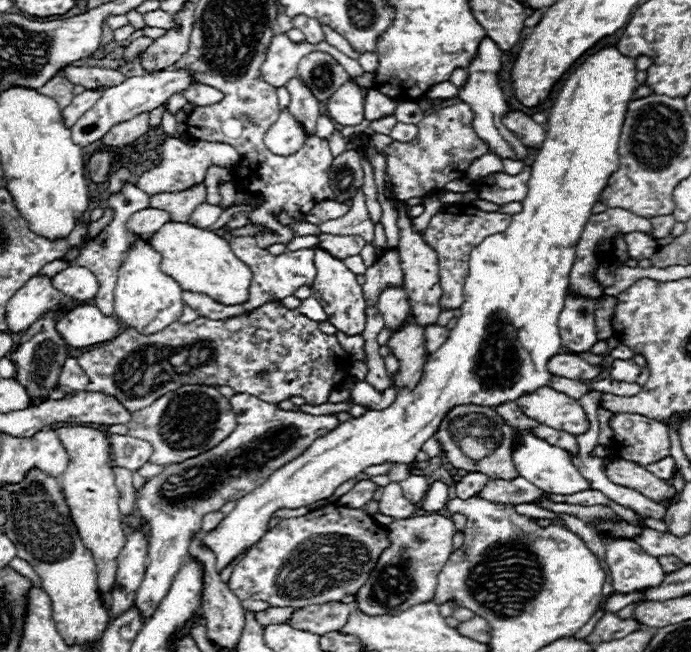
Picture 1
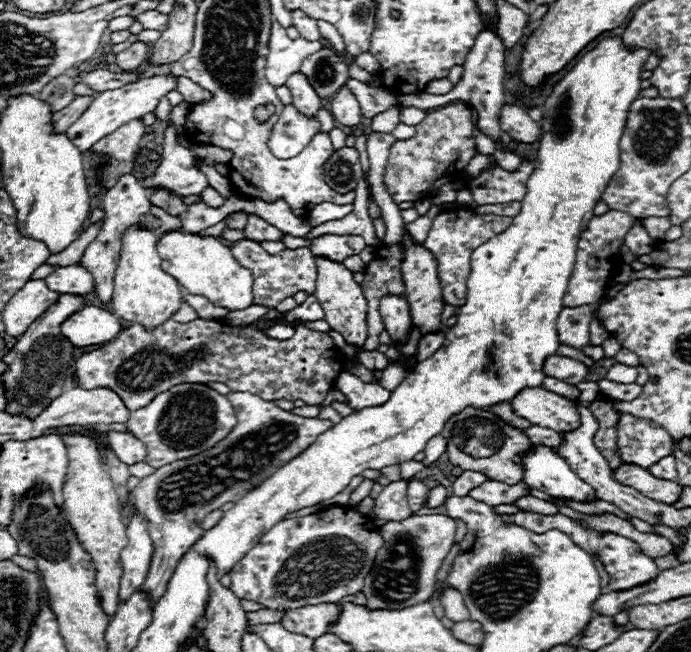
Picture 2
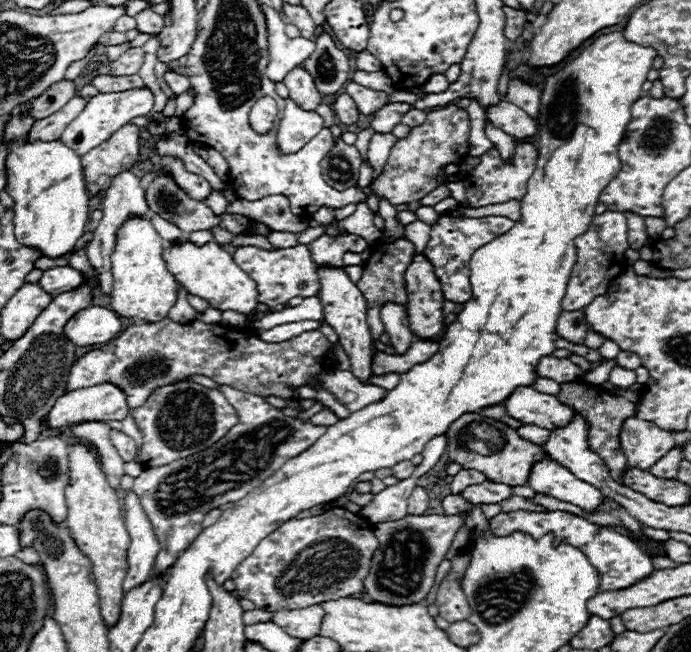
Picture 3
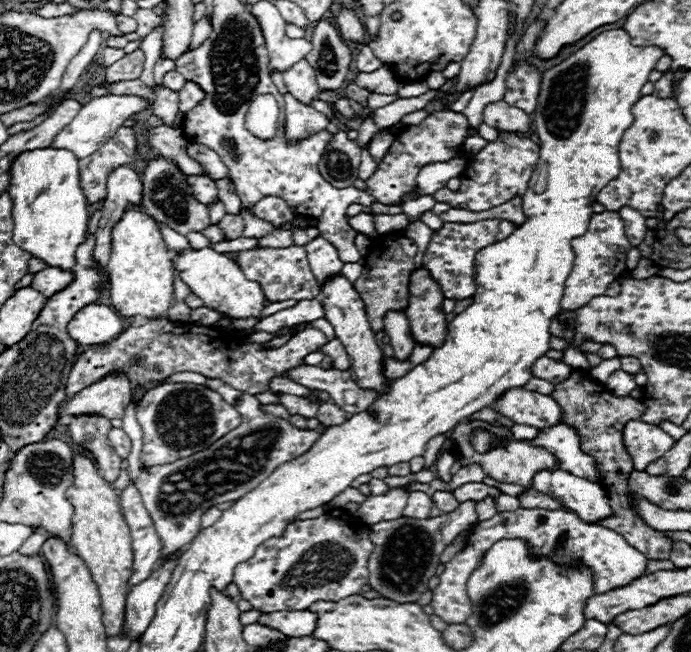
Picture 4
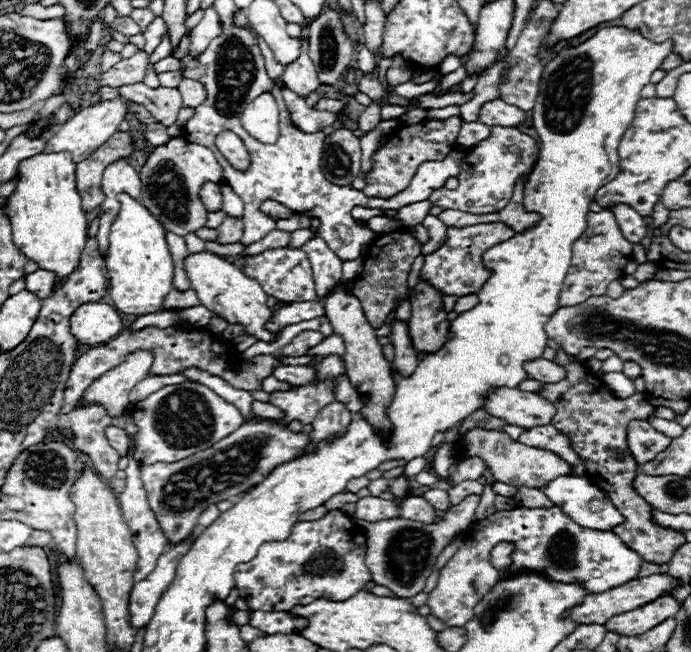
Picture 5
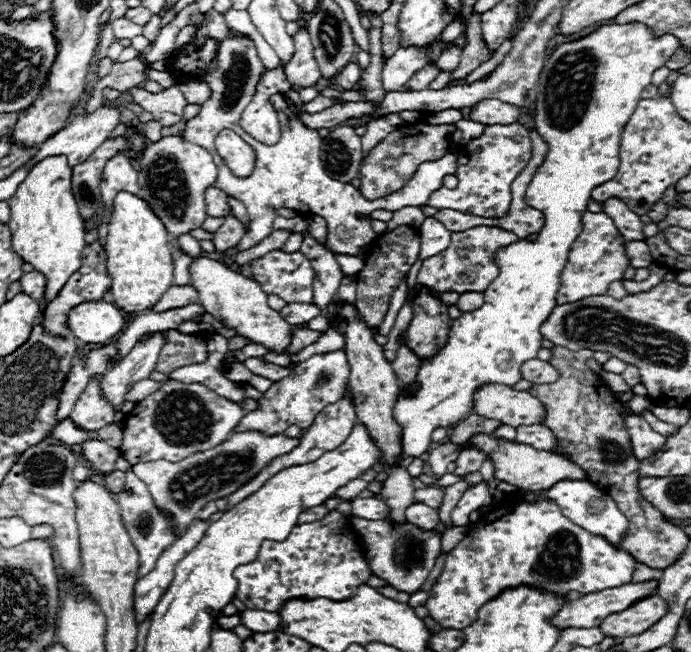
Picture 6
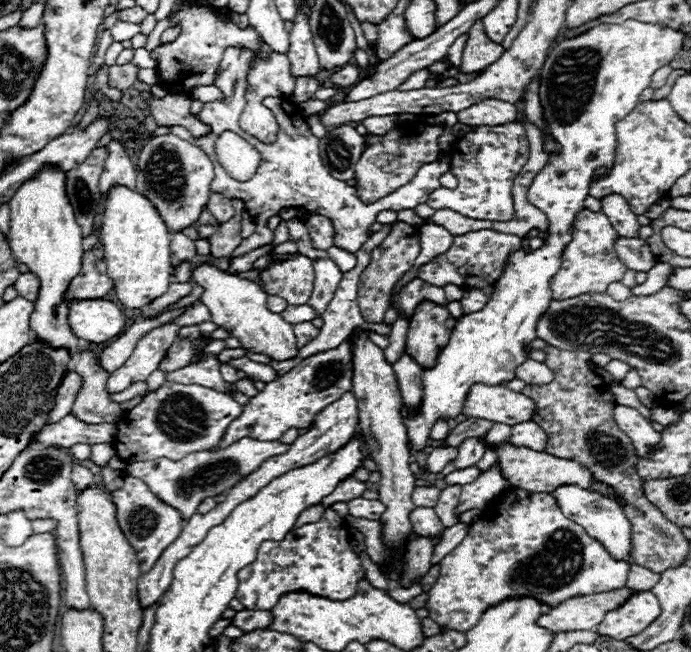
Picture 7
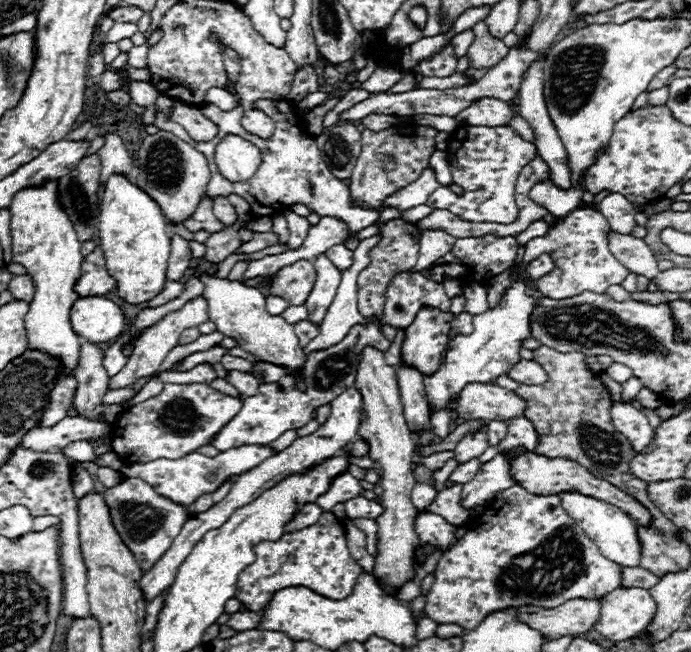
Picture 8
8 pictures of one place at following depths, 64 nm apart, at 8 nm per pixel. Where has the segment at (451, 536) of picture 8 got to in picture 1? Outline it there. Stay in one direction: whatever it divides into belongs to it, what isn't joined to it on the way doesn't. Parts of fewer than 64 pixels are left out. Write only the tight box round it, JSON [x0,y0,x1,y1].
[400,474,430,506]

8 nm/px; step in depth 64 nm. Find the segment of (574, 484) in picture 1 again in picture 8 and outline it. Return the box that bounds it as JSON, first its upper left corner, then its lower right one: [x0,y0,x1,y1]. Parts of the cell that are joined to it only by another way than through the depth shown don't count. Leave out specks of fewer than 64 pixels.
[560,494,642,568]

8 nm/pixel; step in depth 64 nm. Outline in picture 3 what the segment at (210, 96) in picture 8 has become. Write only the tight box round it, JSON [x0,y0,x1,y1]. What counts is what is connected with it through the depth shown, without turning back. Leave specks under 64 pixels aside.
[176,88,196,118]

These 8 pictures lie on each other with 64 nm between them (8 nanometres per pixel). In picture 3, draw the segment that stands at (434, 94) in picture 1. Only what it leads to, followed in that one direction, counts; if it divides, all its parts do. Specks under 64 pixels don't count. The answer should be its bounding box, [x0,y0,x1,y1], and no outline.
[424,74,450,94]

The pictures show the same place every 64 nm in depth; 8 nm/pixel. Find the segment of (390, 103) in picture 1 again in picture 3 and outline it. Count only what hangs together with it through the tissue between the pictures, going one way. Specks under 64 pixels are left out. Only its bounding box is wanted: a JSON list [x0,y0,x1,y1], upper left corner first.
[346,82,388,114]

